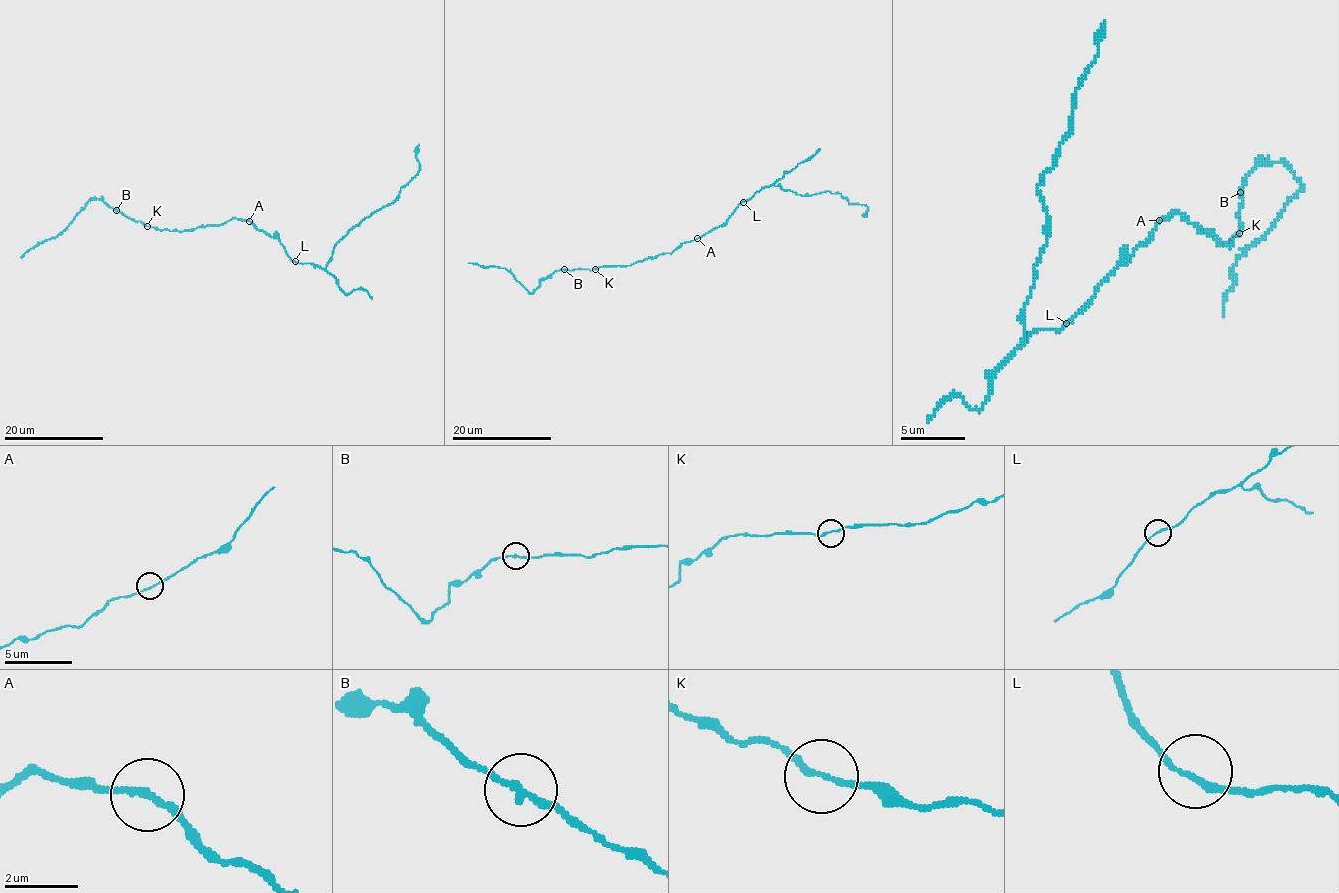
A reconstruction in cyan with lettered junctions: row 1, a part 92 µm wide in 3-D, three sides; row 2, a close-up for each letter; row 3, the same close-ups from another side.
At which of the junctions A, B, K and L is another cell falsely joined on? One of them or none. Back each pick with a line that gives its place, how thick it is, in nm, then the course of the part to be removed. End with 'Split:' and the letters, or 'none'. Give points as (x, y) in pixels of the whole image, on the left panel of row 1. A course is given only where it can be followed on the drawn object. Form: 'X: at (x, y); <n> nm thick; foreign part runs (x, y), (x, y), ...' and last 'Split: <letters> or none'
Split: none

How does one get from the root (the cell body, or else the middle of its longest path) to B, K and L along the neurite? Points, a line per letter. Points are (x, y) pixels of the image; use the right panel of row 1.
B: (1162, 220), (1169, 213), (1178, 213), (1217, 242), (1230, 246), (1243, 226), (1239, 191)
K: (1162, 220), (1169, 213), (1178, 213), (1198, 230), (1204, 230), (1217, 242), (1227, 246), (1239, 233)
L: (1162, 220), (1153, 236), (1066, 323)

